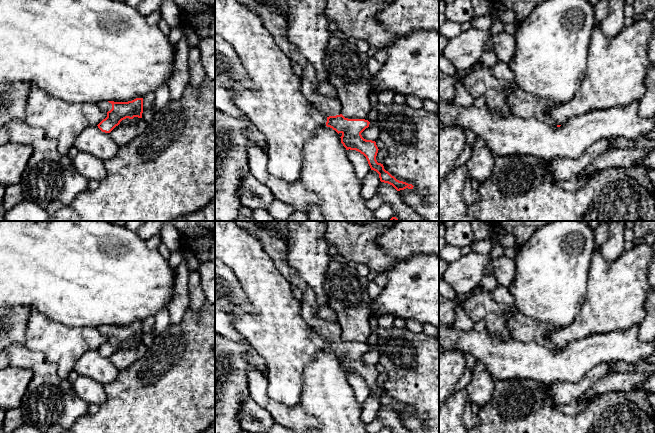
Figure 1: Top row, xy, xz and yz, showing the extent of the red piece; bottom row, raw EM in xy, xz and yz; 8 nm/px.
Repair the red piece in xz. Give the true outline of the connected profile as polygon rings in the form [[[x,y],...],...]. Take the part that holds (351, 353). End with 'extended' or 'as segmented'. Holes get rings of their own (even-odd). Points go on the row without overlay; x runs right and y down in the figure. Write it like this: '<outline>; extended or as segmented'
[[[305,284],[301,289],[303,298],[301,301],[301,316],[303,320],[317,331],[326,341],[326,350],[341,357],[341,367],[346,374],[356,374],[363,378],[371,394],[379,398],[381,406],[392,409],[397,415],[406,412],[413,413],[412,408],[397,404],[384,393],[383,388],[378,387],[376,380],[378,371],[375,365],[366,364],[361,357],[369,351],[370,346],[365,343],[348,343],[342,339],[341,327],[337,320],[324,321],[316,317],[315,313],[320,309],[313,289]]]; extended

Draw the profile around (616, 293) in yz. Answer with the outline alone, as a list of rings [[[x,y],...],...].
[[[644,241],[630,250],[624,250],[614,262],[607,261],[601,251],[597,250],[590,265],[586,298],[578,316],[570,325],[549,332],[556,347],[563,349],[572,341],[592,334],[627,330],[639,325],[646,316],[645,302],[651,291],[649,270],[652,258],[651,246]]]

